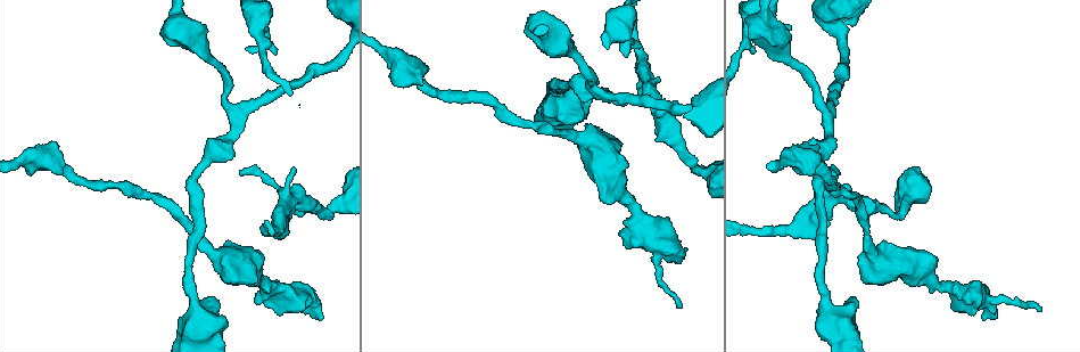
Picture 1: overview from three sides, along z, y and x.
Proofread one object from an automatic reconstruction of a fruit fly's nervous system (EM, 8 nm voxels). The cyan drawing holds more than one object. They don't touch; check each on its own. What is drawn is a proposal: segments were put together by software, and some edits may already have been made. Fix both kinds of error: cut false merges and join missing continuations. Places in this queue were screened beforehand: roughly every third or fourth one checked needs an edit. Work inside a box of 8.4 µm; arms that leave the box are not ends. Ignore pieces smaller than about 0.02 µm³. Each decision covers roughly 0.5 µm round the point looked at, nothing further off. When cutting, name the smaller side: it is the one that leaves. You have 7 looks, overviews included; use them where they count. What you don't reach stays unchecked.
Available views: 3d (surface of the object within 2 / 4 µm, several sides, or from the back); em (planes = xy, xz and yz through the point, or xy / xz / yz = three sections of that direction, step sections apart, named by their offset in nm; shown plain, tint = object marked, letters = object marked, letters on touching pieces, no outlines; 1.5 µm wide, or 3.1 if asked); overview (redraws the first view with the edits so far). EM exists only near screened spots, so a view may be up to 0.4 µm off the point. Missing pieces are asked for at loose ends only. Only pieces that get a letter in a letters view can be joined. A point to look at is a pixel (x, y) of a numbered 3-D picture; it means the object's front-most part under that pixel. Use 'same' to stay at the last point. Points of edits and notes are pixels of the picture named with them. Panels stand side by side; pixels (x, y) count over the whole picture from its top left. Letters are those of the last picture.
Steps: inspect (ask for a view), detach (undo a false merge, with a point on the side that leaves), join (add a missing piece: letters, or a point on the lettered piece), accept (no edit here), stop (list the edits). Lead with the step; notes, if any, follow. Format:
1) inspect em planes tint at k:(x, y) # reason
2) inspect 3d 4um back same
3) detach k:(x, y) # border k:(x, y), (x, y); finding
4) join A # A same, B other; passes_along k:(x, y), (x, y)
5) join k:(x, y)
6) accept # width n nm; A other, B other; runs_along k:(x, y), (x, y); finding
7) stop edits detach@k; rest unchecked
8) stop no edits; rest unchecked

inspect em yz step 4 letters at 1:(690, 160) # thin neck

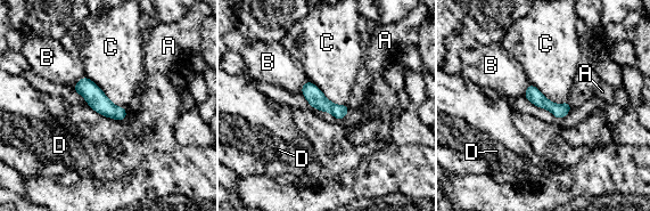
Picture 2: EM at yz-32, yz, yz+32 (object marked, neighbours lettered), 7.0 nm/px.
accept # A other, B other, C other, D other; border 2:(85, 75), (114, 104), (125, 108); all the same neuron

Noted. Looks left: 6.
inspect 3d 4um at 1:(603, 92) # three arms meet

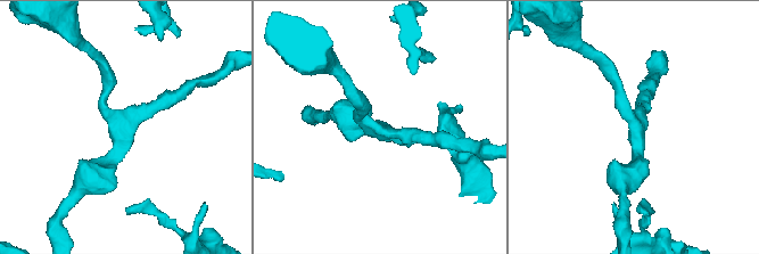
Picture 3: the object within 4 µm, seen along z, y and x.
inspect em yz step 4 letters at 3:(375, 127) # arms 3; arm_widths 190, 220, 360 nm; need the tissue

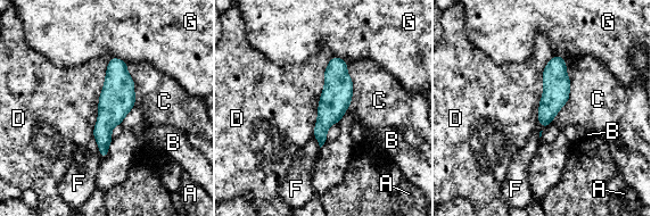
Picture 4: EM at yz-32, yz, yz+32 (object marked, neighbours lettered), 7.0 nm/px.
inspect em planes letters same # cut it another way

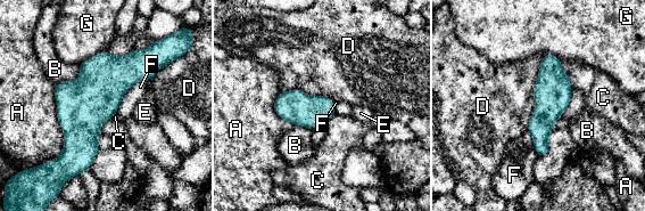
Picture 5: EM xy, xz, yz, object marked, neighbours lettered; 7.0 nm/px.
accept # A other, B other, C other, D other, E other, F other, G other; runs_along 5:(550, 56), (542, 153); continuous, no second neuron

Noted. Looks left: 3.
inspect em planes tint at 1:(319, 320) # an open end

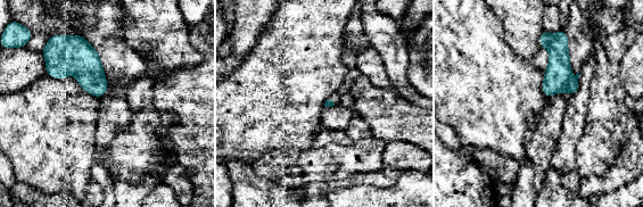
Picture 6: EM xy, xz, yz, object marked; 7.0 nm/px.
inspect em planes letters same

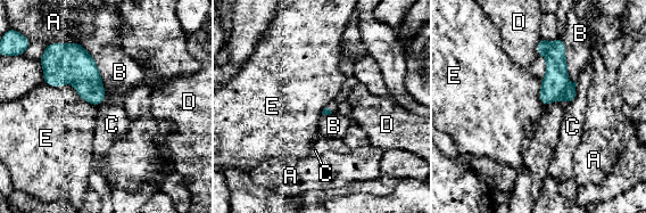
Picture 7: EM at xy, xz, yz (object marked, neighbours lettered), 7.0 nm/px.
accept # longest_contact B 420 nm; A other, B other, C other, D other, E other; border 7:(540, 81), (539, 99), (547, 106); none of them fits

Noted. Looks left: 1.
stop no edits; rest unchecked

